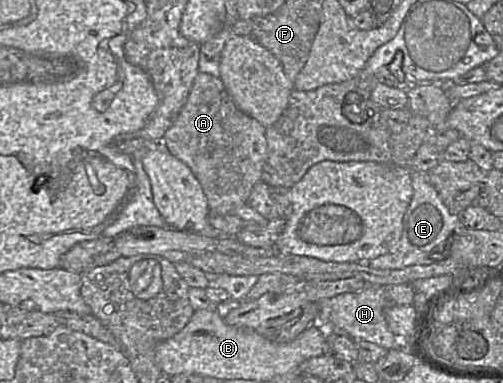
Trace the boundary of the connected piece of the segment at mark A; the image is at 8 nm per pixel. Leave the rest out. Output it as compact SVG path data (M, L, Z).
M198 72L187 101L173 125L166 131L161 144L176 158L184 162L200 182L211 213L226 215L245 204L253 187L262 181L262 170L267 160L266 127L240 111L217 75Z

